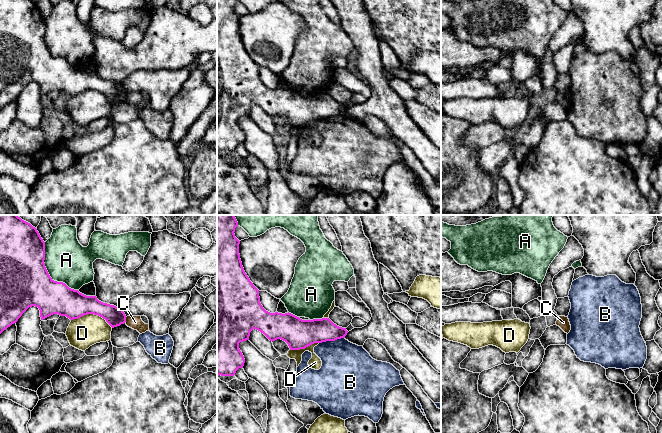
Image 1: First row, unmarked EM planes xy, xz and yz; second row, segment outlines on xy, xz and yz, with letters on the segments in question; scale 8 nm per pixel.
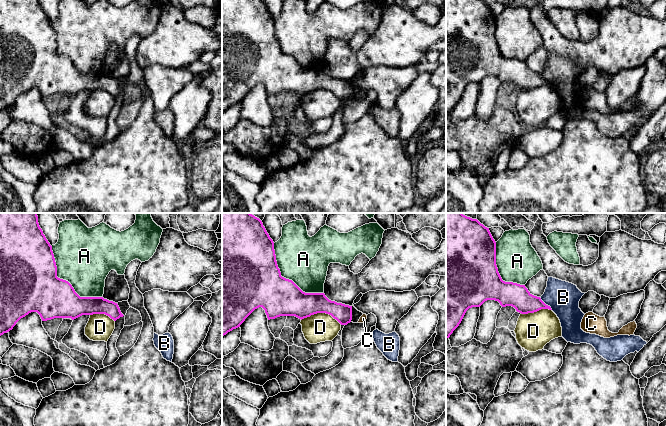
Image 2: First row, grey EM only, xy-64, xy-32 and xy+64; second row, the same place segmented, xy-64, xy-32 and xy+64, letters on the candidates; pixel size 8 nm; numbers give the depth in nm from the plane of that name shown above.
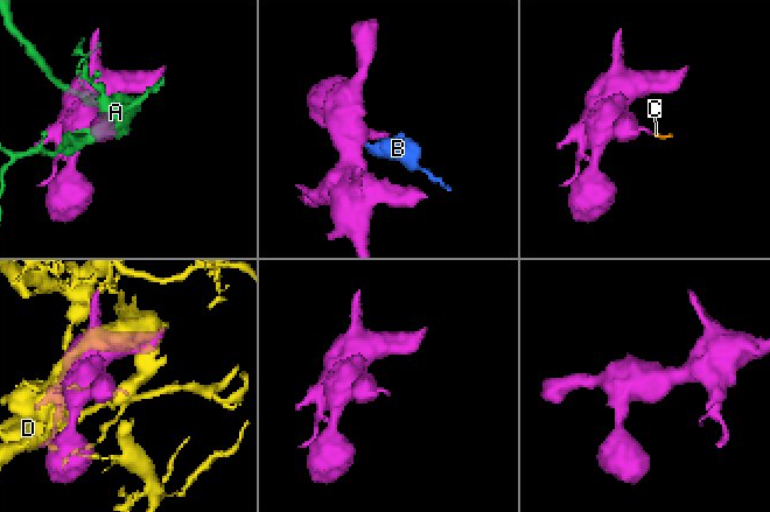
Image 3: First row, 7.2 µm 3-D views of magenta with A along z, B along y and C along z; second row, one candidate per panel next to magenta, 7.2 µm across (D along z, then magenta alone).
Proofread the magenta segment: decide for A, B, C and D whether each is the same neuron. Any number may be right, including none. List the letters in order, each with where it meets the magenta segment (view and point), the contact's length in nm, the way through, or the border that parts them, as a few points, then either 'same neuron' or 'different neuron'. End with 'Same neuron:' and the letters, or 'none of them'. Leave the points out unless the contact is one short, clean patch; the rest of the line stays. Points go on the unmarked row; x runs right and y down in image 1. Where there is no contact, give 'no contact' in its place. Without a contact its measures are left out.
A: xy (48, 49) | 480 nm | different neuron
B: xz (331, 116) | 220 nm | different neuron
C: xy (125, 96) | 50 nm | along xy (126, 93), (124, 98) | different neuron
D: xy (92, 89) | 340 nm | different neuron
Same neuron: none of them

